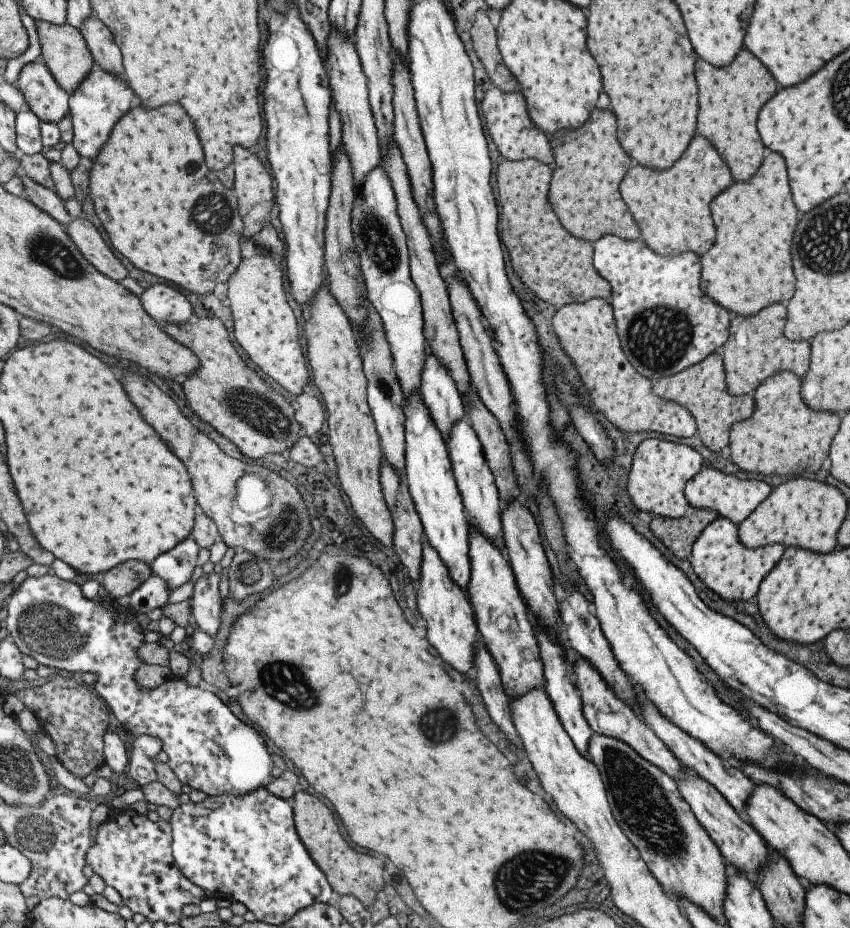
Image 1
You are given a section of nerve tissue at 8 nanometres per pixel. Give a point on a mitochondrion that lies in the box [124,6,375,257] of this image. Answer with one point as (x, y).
(205, 210)

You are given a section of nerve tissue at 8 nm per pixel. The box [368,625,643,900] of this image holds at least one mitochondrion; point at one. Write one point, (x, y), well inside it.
(439, 725)

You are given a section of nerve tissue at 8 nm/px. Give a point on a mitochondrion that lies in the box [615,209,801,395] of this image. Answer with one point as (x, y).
(658, 337)

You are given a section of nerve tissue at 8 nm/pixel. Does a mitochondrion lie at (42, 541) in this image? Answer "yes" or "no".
no

